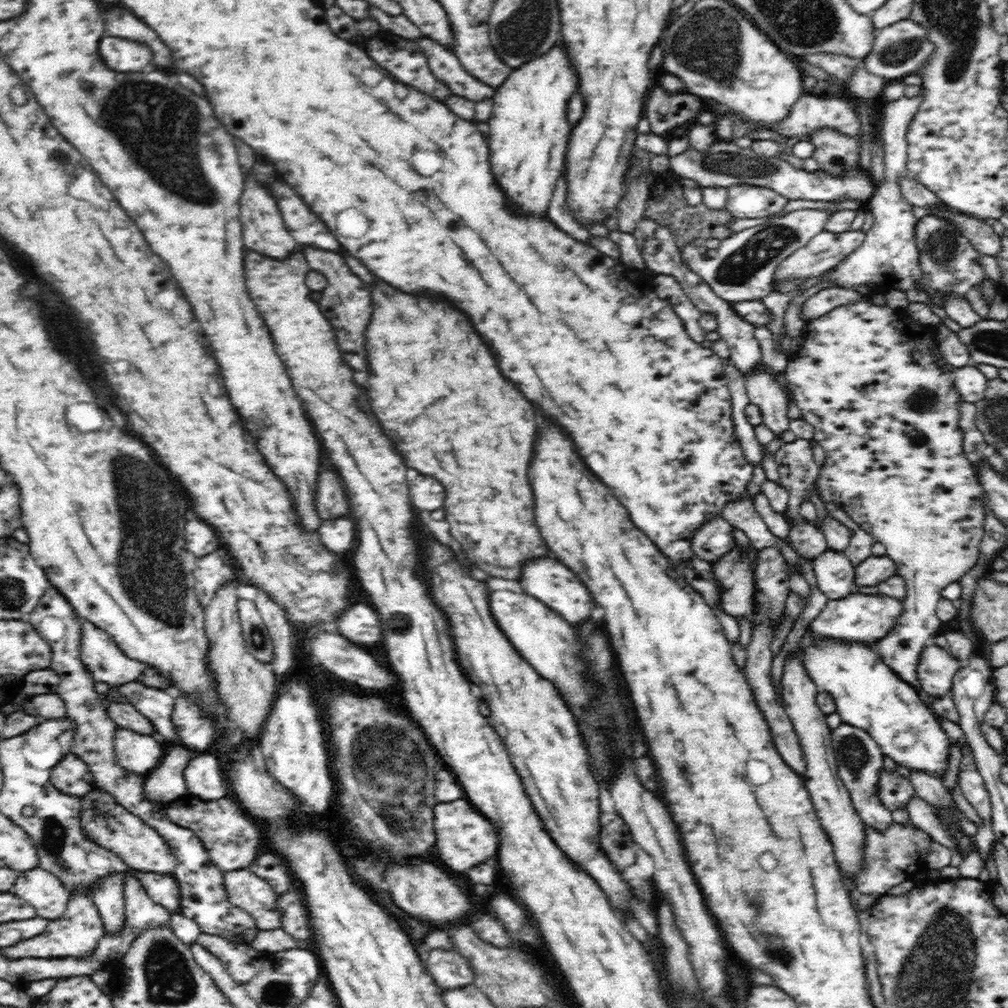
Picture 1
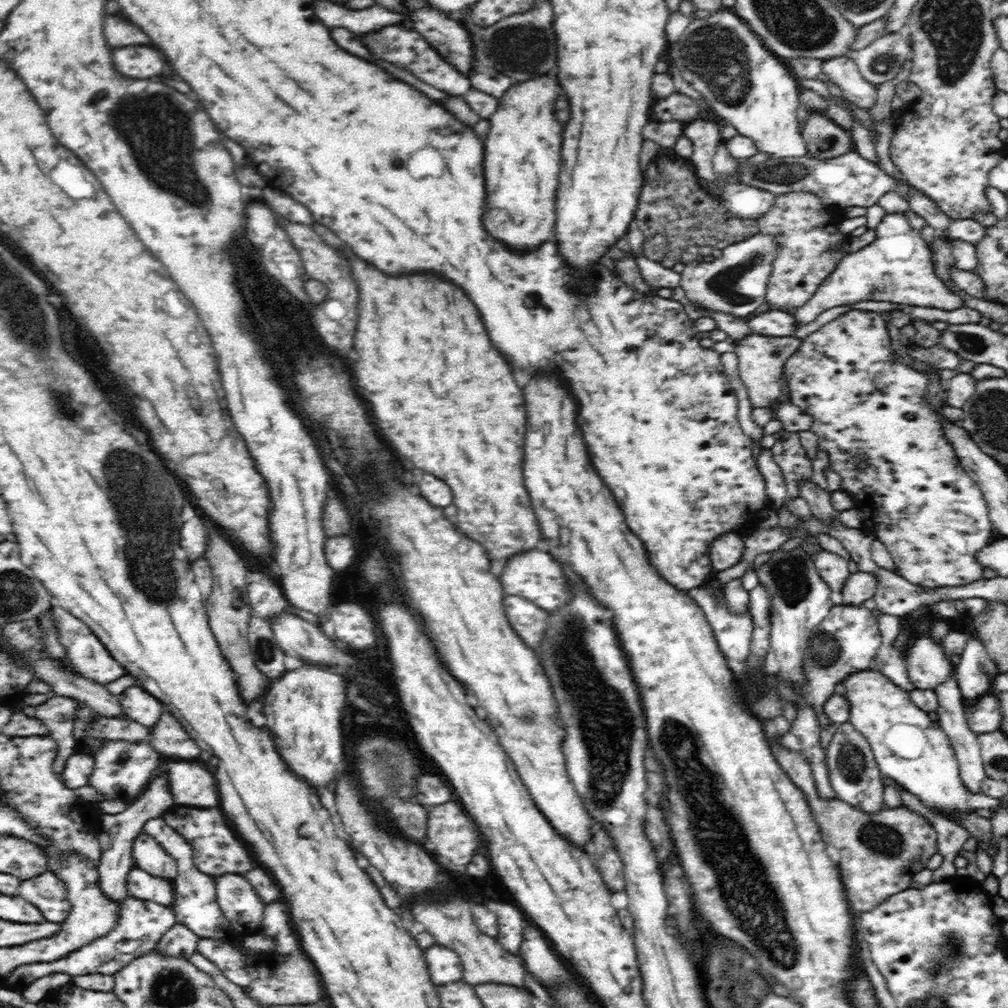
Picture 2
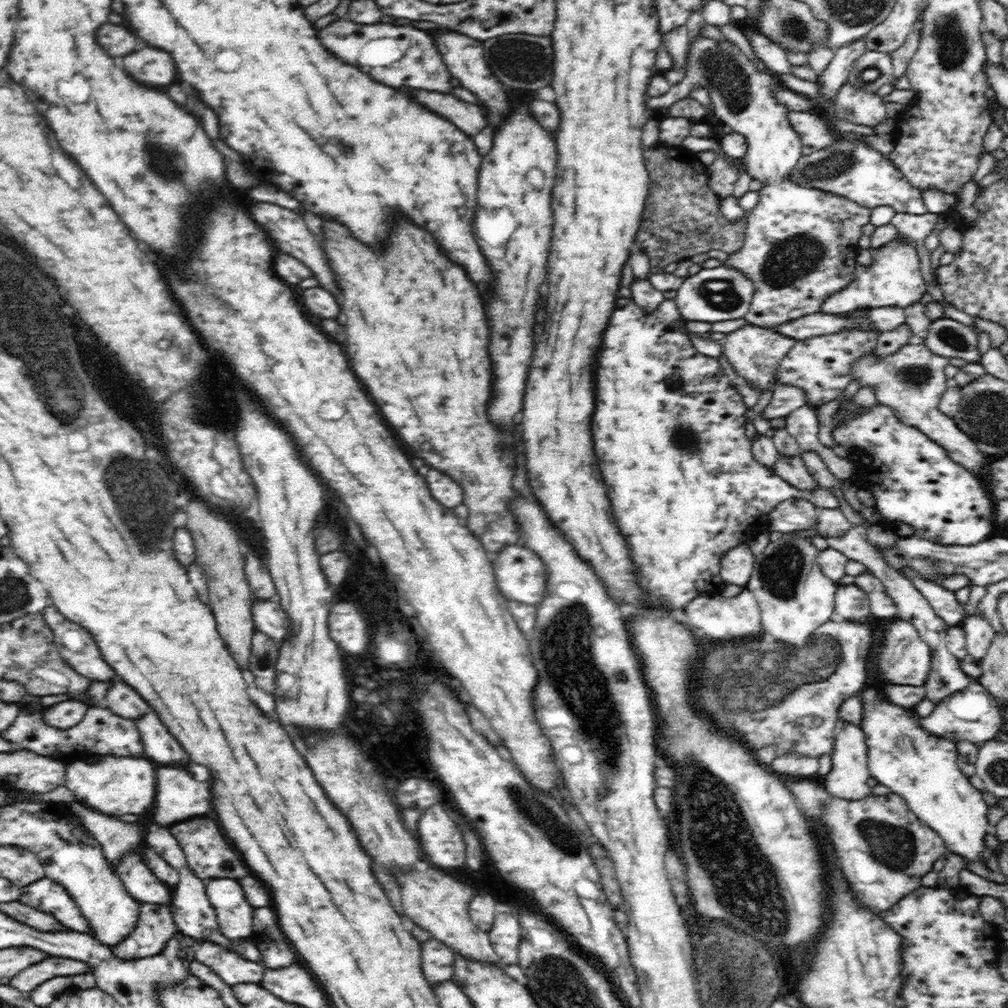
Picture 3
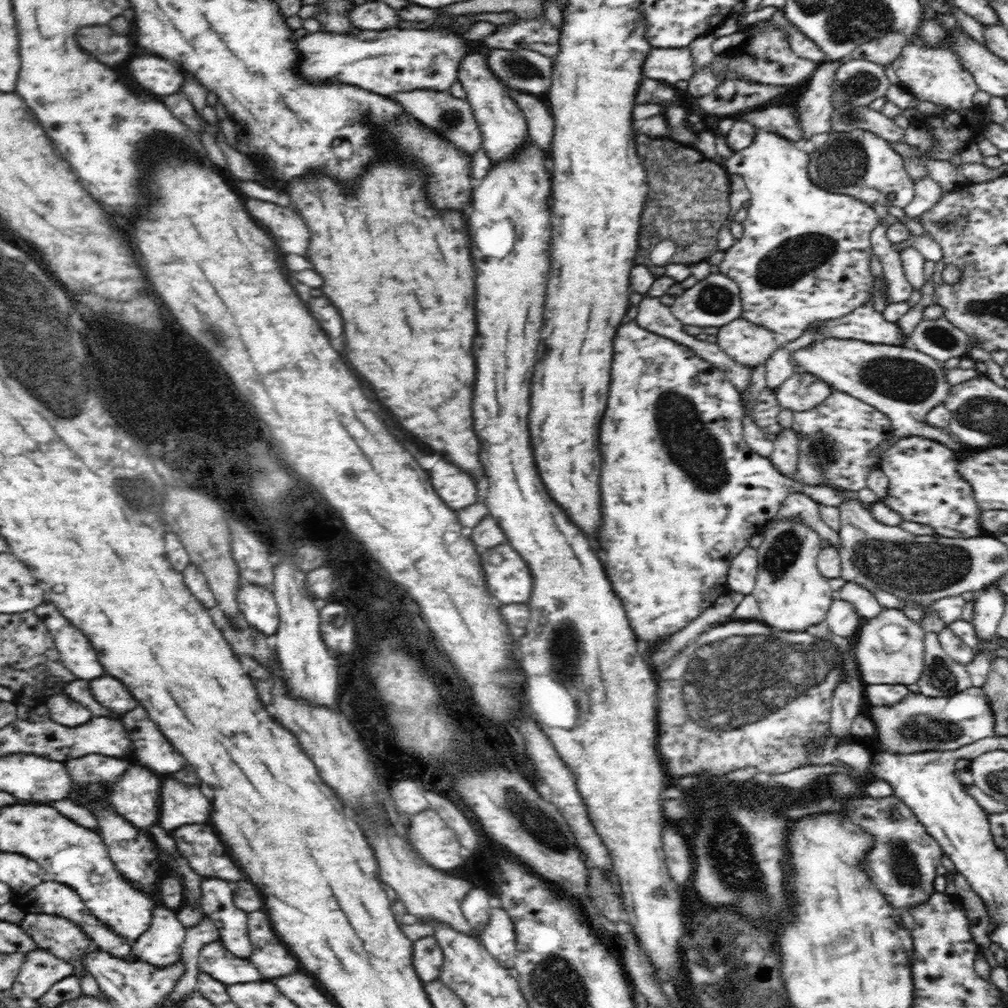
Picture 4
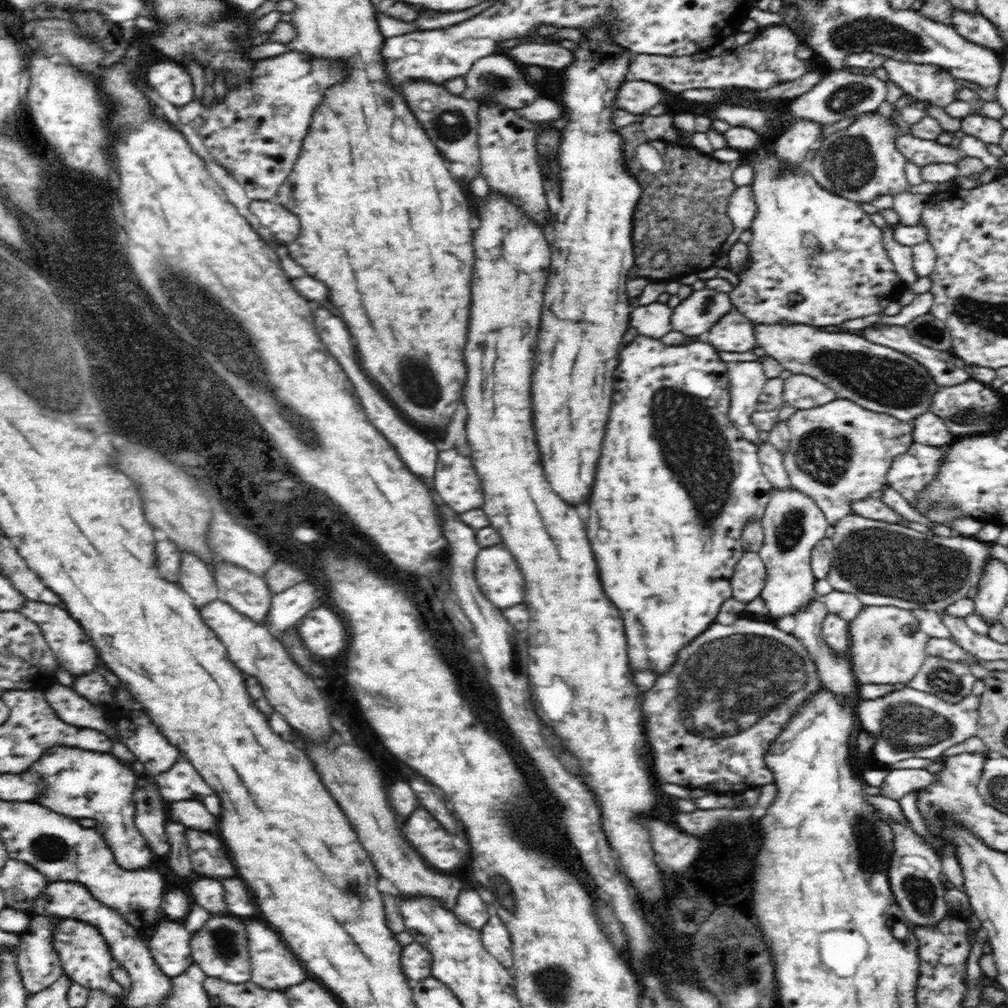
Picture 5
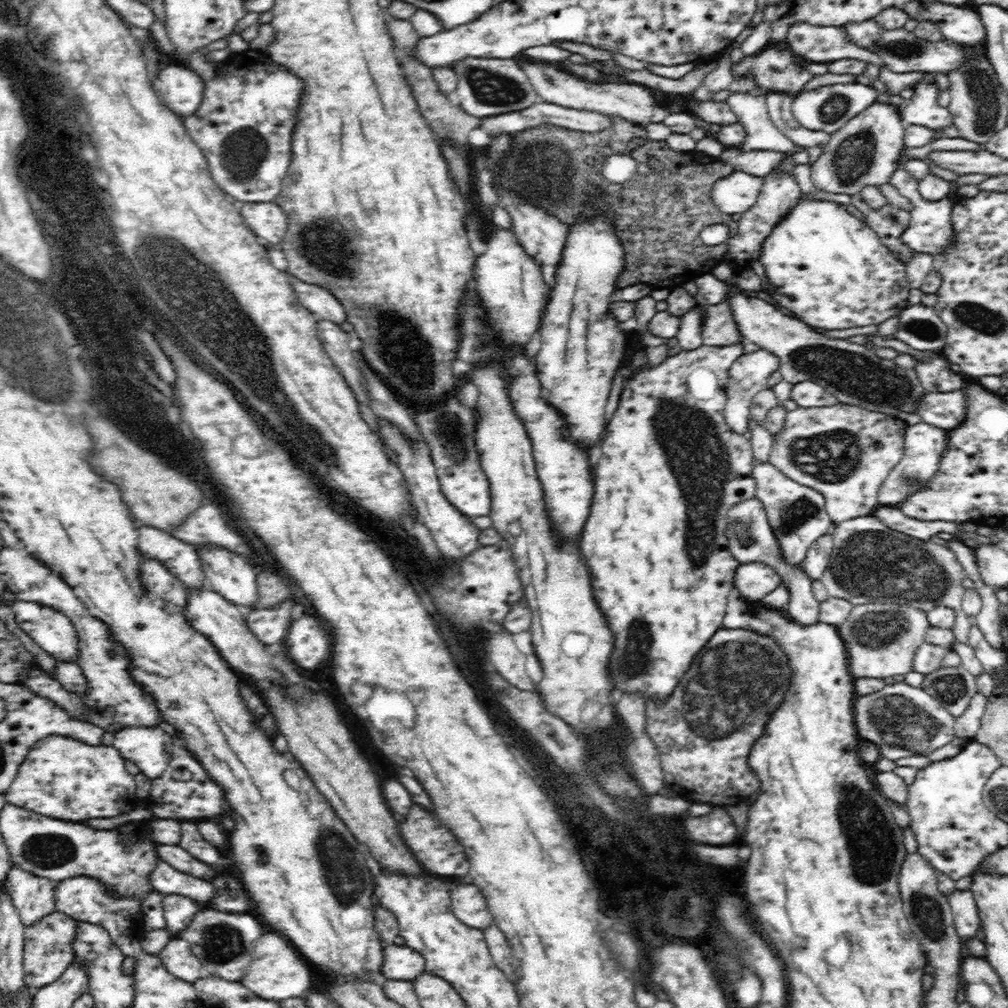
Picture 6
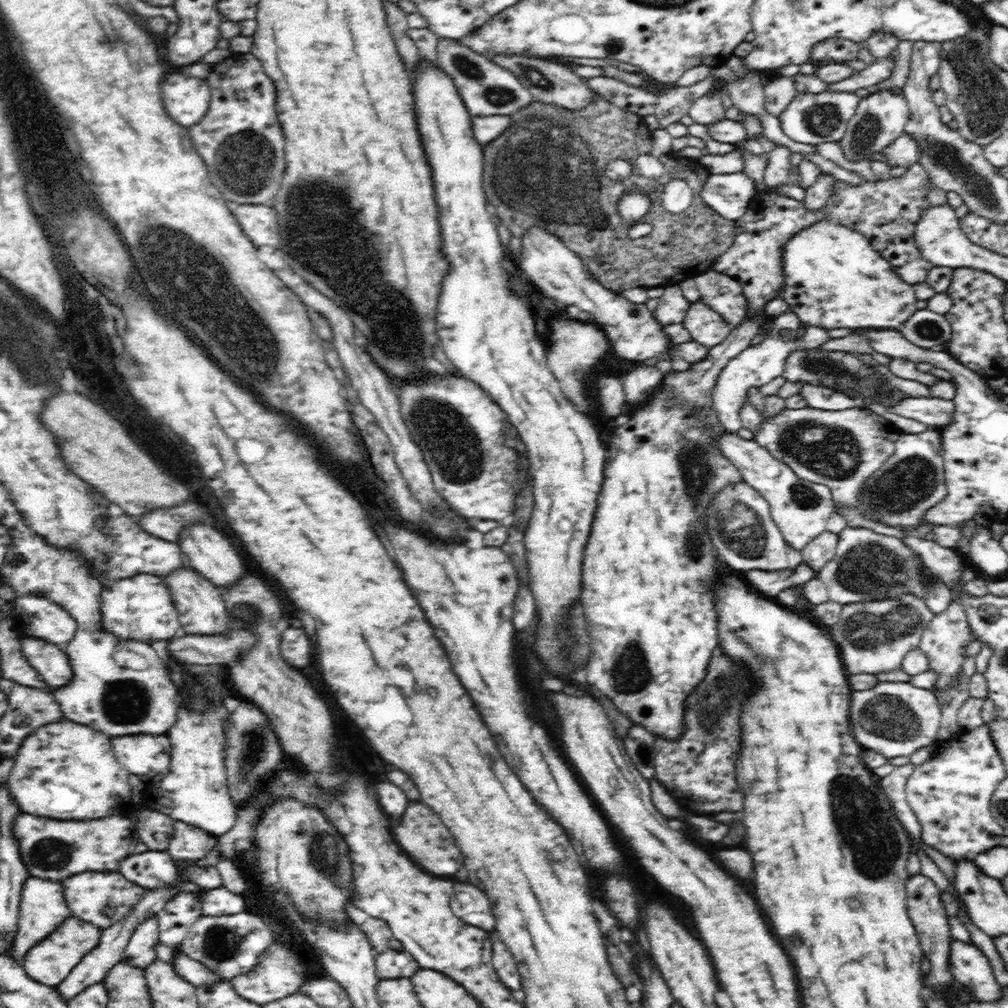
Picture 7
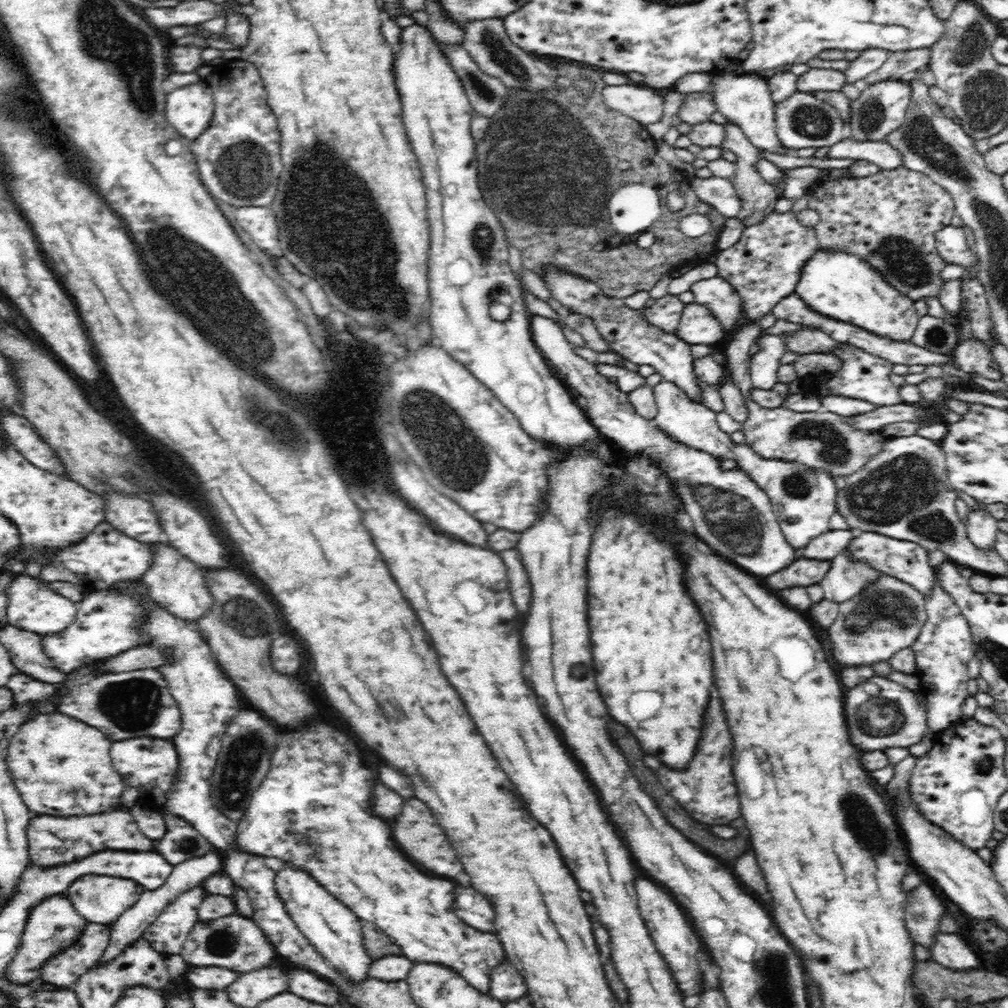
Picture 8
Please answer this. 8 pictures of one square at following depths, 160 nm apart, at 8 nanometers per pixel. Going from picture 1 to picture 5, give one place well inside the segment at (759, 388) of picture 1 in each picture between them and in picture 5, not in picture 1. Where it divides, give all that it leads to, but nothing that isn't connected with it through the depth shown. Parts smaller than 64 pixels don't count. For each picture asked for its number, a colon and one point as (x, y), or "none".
2: (761, 359)
3: (755, 353)
4: (748, 344)
5: (732, 333)

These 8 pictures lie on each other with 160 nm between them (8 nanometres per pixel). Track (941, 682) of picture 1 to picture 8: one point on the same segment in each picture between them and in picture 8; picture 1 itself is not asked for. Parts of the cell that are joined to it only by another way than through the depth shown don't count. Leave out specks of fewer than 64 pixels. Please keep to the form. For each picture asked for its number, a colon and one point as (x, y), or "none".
2: (928, 665)
3: (902, 658)
4: (888, 649)
5: (887, 646)
6: (881, 639)
7: (873, 637)
8: (887, 615)

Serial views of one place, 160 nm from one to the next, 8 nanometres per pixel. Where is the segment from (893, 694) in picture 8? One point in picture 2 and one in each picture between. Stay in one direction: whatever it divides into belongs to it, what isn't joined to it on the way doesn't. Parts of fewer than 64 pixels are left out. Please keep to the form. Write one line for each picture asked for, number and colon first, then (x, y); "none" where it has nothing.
2: (983, 715)
3: (971, 715)
4: (919, 723)
5: (909, 723)
6: (902, 721)
7: (895, 719)

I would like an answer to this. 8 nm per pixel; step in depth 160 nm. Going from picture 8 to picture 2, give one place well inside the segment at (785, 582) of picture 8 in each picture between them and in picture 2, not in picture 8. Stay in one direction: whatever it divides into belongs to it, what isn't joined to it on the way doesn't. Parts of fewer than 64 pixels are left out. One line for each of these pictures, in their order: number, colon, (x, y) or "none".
2: (725, 552)
3: (736, 566)
4: (741, 577)
5: (749, 577)
6: (753, 581)
7: (772, 583)

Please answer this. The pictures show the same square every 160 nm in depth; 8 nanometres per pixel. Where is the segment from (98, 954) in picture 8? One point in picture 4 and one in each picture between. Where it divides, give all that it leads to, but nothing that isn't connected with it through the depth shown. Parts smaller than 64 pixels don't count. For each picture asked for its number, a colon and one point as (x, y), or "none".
4: (40, 970)
5: (40, 966)
6: (48, 951)
7: (49, 962)

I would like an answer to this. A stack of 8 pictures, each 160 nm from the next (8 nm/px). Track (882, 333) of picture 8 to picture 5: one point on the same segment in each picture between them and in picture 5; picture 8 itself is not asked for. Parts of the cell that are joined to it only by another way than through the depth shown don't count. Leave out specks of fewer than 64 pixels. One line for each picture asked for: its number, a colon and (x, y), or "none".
5: (816, 259)
6: (828, 268)
7: (833, 278)

